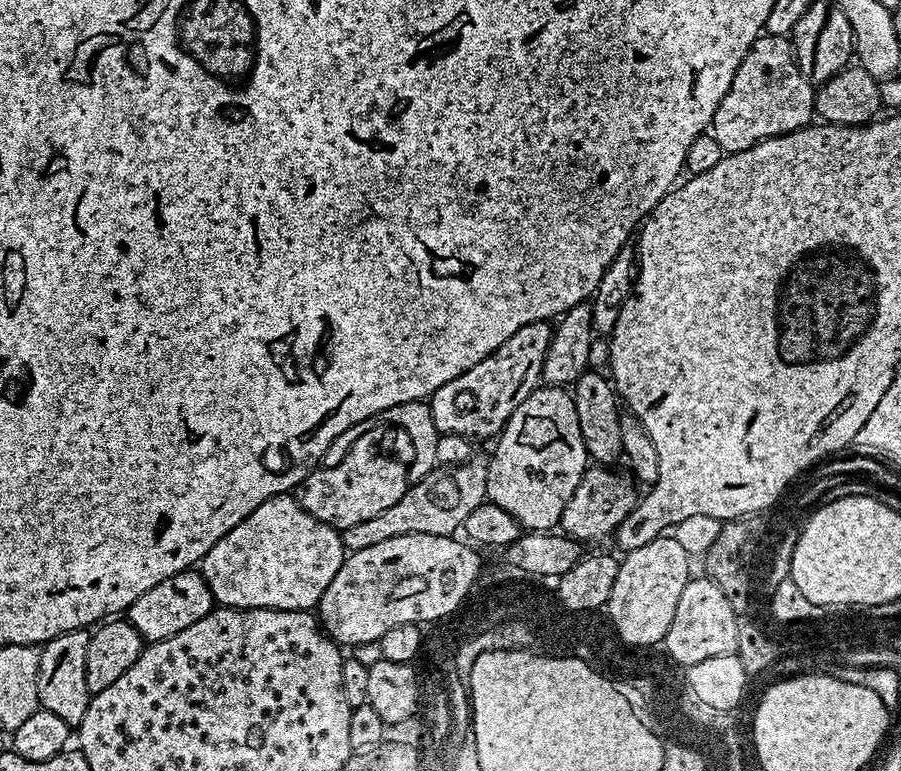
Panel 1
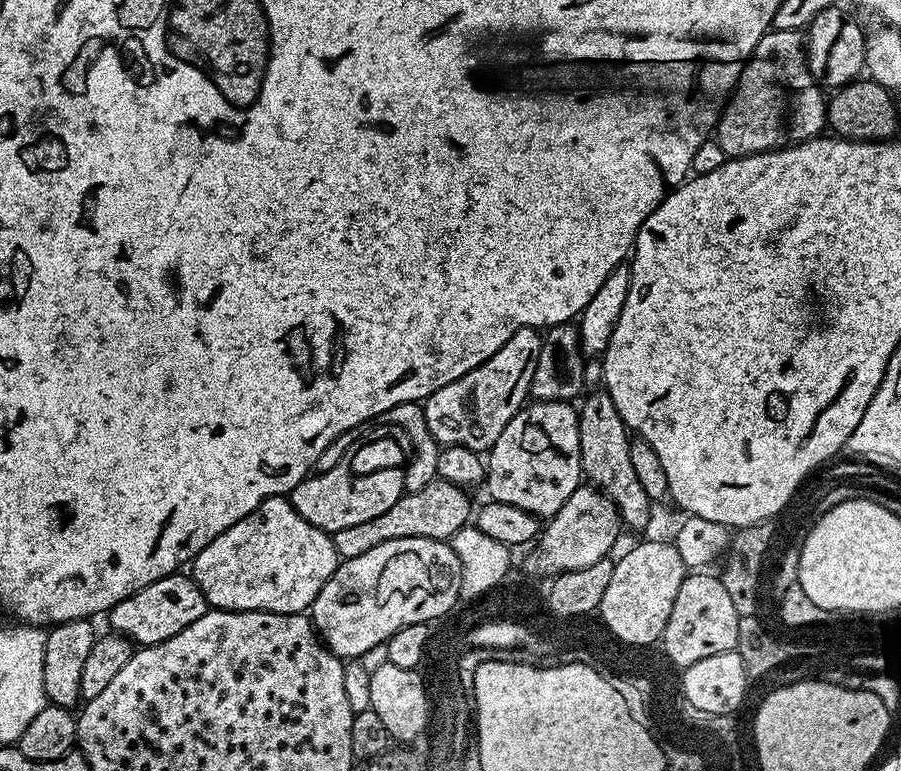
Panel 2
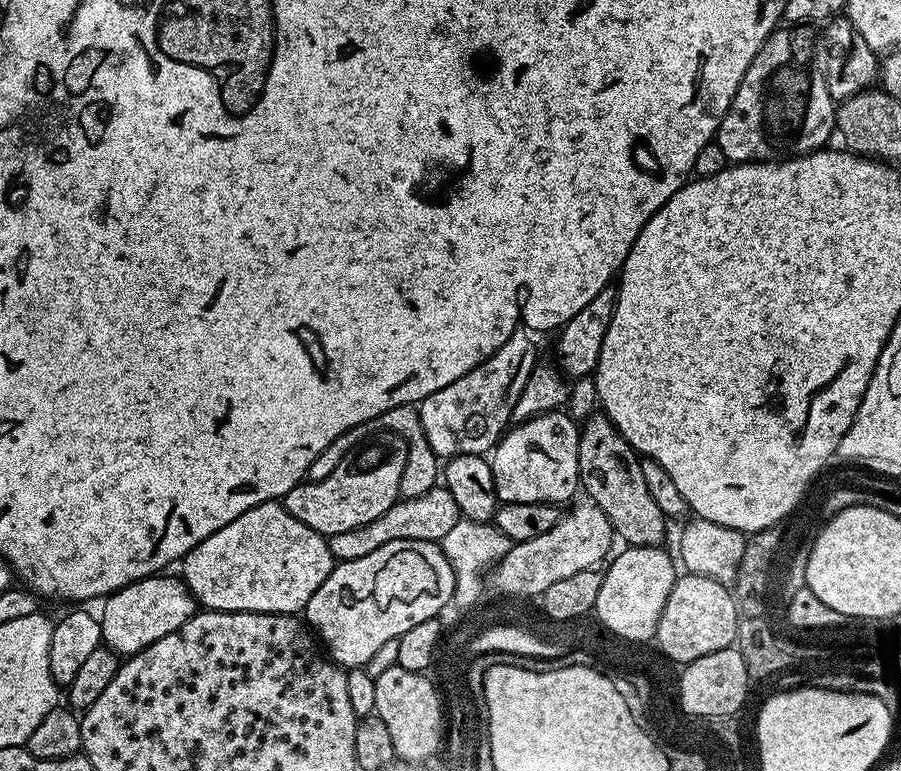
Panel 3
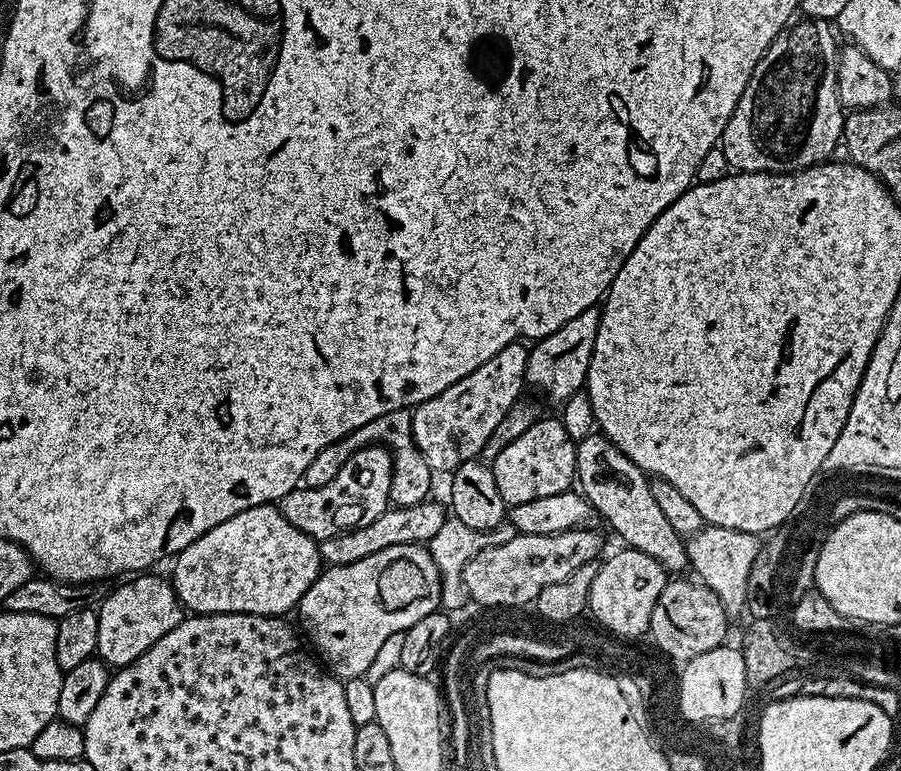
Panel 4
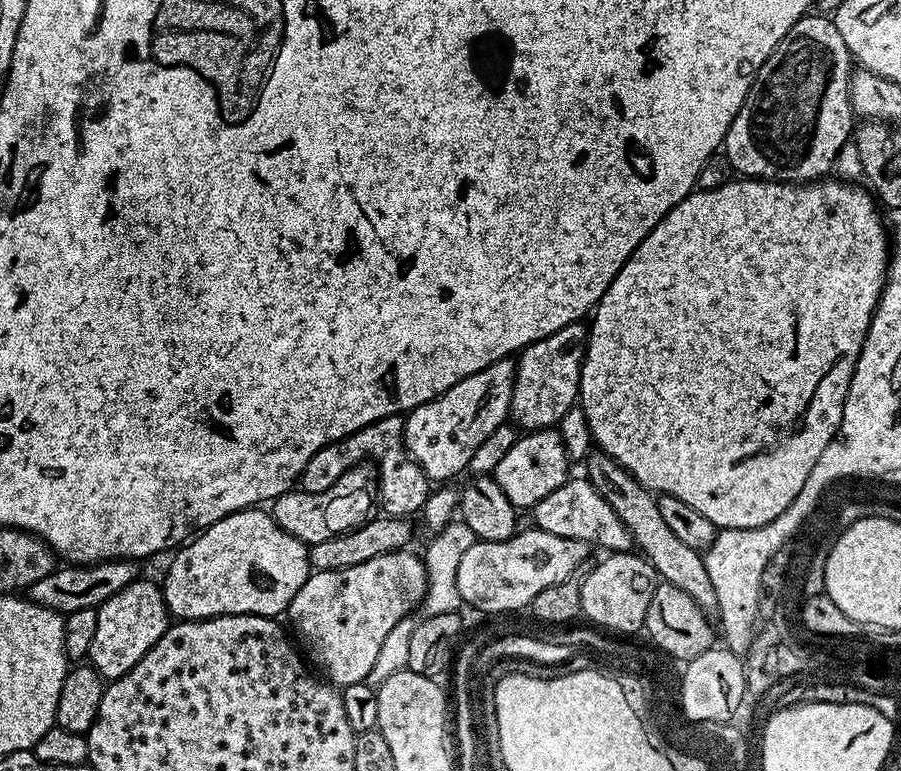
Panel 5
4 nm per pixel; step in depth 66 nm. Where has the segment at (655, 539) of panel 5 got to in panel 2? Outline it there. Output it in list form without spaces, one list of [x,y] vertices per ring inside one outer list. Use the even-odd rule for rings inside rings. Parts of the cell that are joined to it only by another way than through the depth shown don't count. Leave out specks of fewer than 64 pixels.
[[[590,392],[578,404],[580,471],[587,483],[599,488],[616,503],[625,529],[644,528],[652,516],[654,502],[646,494],[646,490],[642,490],[634,474],[634,466],[630,462],[632,440],[628,427],[622,422],[622,414],[618,414],[618,406],[614,406],[614,398],[610,398],[608,392]]]

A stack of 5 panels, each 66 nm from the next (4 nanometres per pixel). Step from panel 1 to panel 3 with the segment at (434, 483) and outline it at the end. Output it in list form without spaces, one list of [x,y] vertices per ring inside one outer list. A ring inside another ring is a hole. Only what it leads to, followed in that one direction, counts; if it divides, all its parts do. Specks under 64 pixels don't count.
[[[443,486],[431,488],[422,498],[399,499],[374,522],[366,522],[366,526],[358,526],[354,530],[342,530],[342,534],[334,534],[327,537],[330,546],[330,554],[333,561],[357,560],[366,558],[378,546],[386,546],[386,542],[395,540],[430,540],[439,542],[446,538],[446,533],[462,519],[458,510],[458,502],[454,502],[454,494]]]

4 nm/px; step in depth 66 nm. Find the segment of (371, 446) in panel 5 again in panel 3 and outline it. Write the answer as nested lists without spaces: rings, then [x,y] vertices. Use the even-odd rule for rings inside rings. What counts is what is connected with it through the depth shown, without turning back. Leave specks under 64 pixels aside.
[[[403,404],[397,408],[386,410],[378,419],[370,420],[367,424],[354,426],[349,432],[343,432],[341,436],[334,438],[334,442],[330,442],[330,446],[326,446],[326,450],[322,450],[322,454],[318,454],[318,458],[314,458],[314,462],[310,462],[307,479],[321,480],[327,478],[334,471],[334,466],[338,466],[338,462],[342,462],[342,458],[346,458],[346,454],[355,444],[367,440],[370,433],[375,434],[382,431],[396,432],[404,439],[408,447],[406,466],[402,470],[402,482],[400,483],[401,497],[406,500],[422,498],[422,494],[426,494],[431,488],[437,487],[438,477],[442,472],[442,464],[434,454],[434,450],[422,430],[419,411],[411,404]]]

